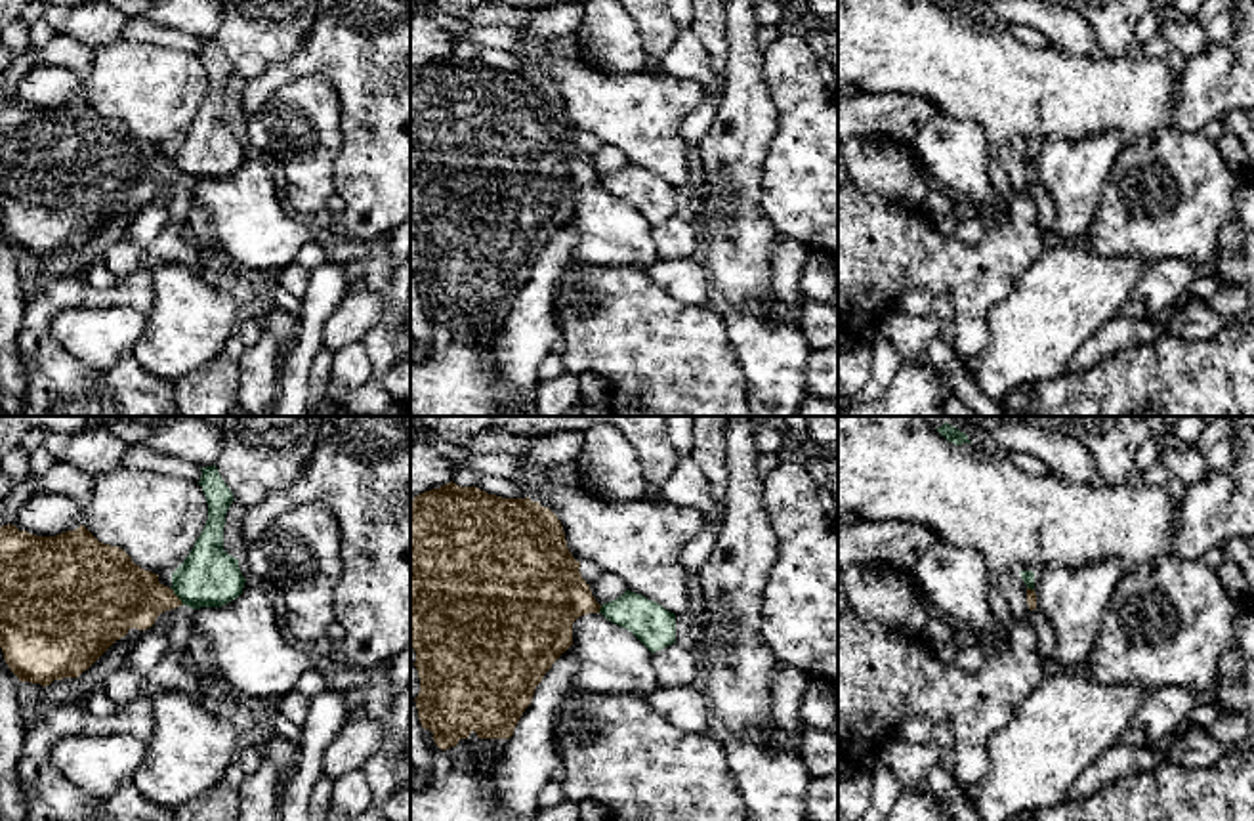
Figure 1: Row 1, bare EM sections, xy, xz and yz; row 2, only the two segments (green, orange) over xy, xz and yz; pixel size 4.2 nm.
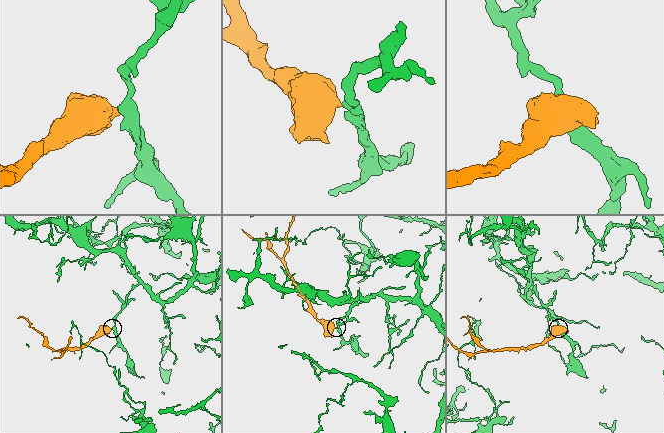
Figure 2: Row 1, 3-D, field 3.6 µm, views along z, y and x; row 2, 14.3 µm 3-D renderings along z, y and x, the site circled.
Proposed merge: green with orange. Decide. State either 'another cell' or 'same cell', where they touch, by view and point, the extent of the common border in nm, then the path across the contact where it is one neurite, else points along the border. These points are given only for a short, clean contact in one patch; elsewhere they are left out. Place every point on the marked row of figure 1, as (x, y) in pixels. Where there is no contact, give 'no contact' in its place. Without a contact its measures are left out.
another cell | xy (176, 594) | 90 nm | along xy (170, 589), (184, 604)

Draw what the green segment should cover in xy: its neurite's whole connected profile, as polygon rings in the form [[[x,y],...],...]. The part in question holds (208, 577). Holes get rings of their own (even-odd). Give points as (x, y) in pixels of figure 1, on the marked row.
[[[216,464],[200,470],[199,485],[208,502],[208,519],[185,561],[172,573],[174,594],[191,609],[221,607],[237,600],[246,582],[239,559],[223,550],[223,525],[233,493]]]

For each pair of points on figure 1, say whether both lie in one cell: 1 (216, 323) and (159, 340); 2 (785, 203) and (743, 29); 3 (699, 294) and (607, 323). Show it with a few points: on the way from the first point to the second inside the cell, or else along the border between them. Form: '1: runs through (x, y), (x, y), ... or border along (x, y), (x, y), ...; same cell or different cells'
1: runs through (203, 323), (191, 323), (172, 340); same cell
2: border along (772, 96), (777, 128), (762, 168), (762, 186); different cells
3: border along (646, 273), (684, 302), (699, 306), (716, 304); different cells

